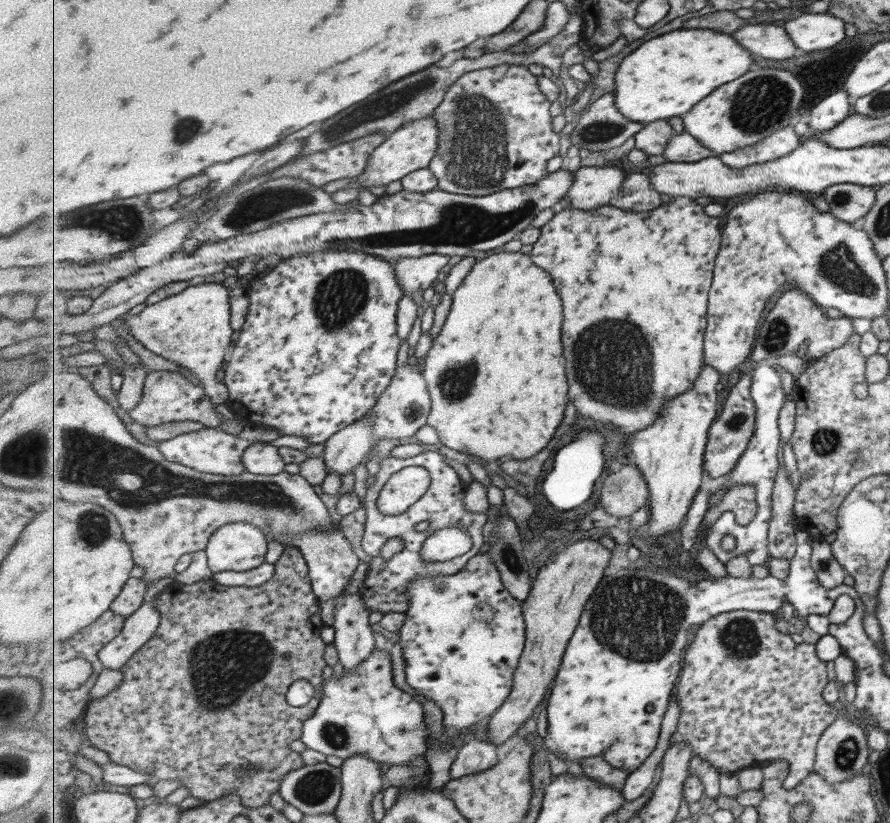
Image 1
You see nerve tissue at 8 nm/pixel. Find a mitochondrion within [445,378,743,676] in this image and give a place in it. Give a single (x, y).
(644, 615)

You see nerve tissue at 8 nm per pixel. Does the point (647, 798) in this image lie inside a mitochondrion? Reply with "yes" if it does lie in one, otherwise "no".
no

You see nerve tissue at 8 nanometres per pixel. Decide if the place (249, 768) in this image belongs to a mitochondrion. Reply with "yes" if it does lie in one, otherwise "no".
no

